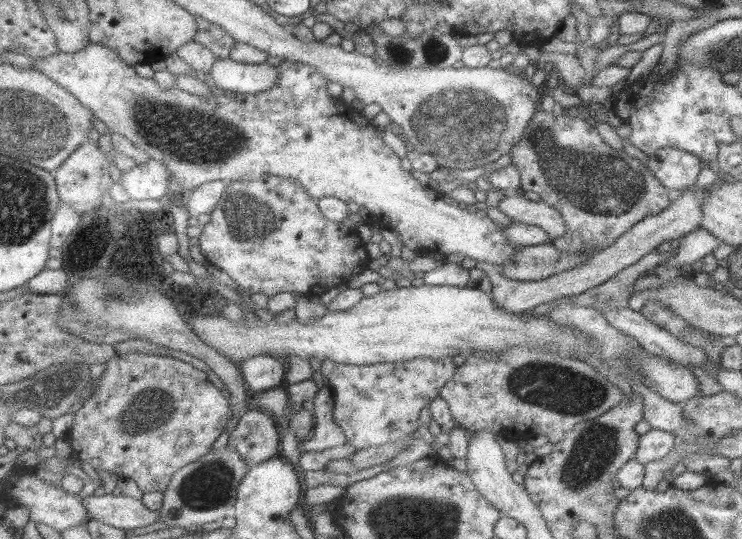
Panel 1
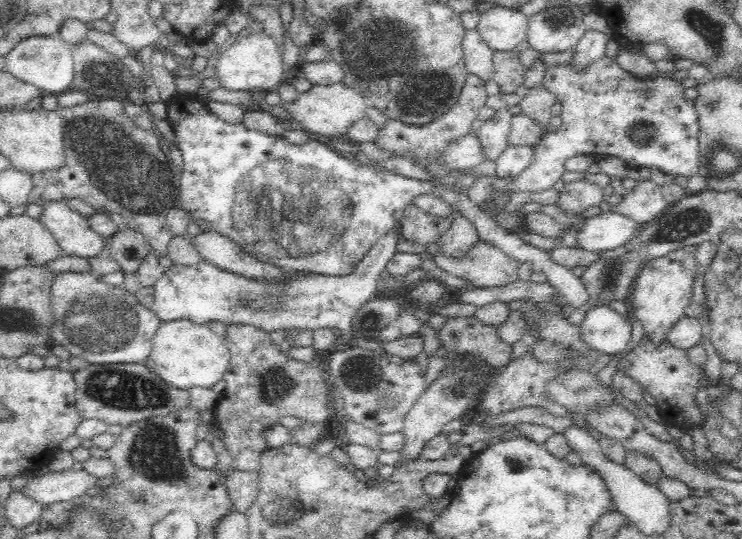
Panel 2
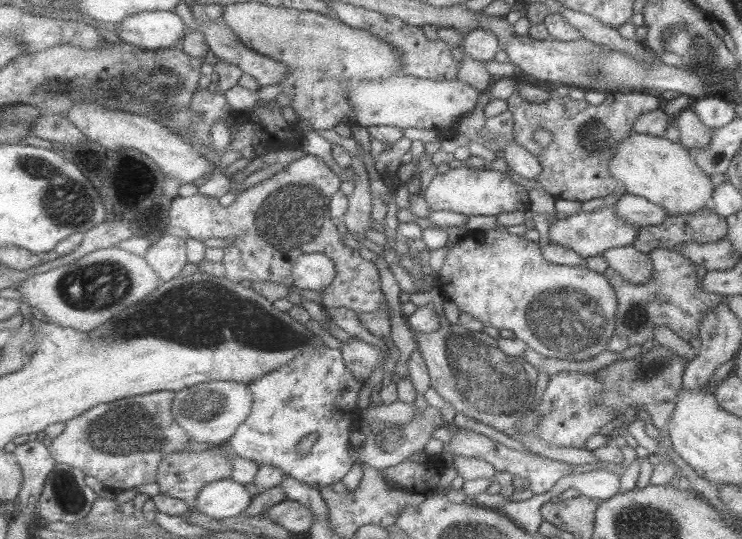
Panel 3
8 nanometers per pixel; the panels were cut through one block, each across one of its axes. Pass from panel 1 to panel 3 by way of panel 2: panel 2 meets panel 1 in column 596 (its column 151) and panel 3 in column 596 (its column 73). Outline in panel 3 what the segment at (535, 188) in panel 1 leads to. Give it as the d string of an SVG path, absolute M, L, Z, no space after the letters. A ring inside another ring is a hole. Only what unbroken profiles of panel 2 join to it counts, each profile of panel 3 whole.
M513 90L506 103L514 123L511 139L537 157L537 161L541 165L541 172L539 172L539 176L535 176L535 181L541 184L542 190L557 199L575 199L583 202L591 200L591 198L598 201L611 193L618 196L626 193L625 186L609 174L607 163L615 155L617 143L627 139L627 135L631 133L635 118L661 107L662 100L657 93L615 90L605 93L604 100L598 105L591 105L584 99L578 101L567 96L558 97L556 95L535 104L535 102L520 99L517 90ZM538 129L551 134L551 141L547 145L537 145L537 141L533 139L533 132Z

